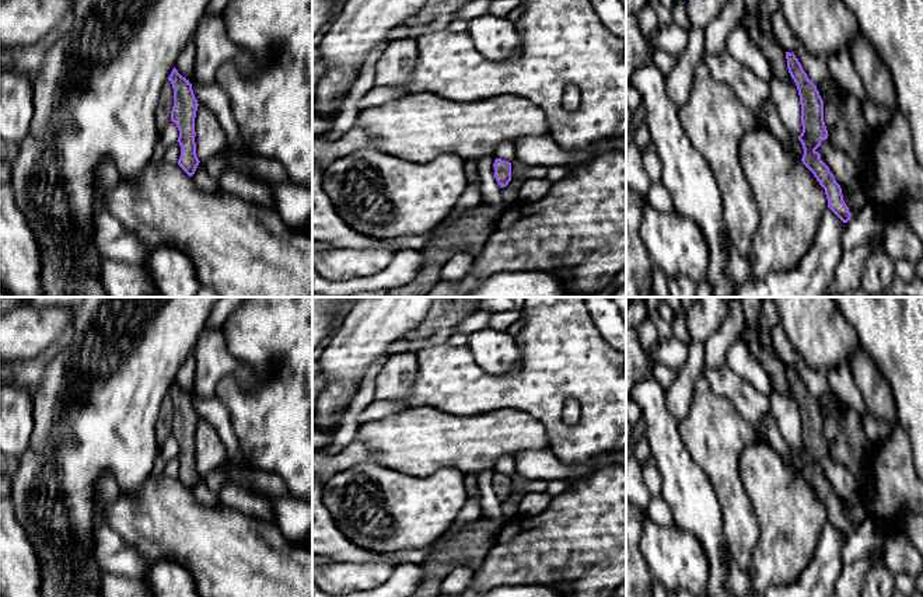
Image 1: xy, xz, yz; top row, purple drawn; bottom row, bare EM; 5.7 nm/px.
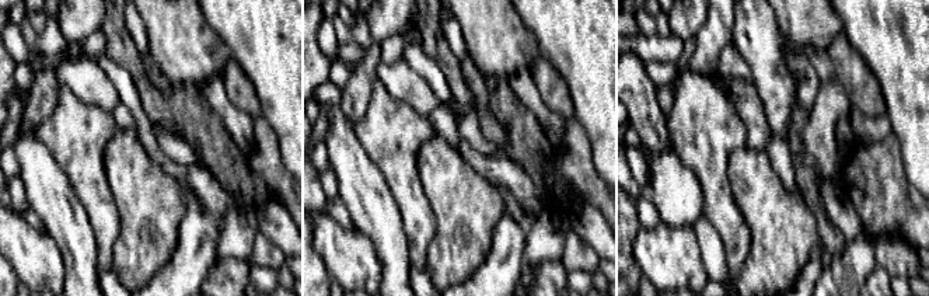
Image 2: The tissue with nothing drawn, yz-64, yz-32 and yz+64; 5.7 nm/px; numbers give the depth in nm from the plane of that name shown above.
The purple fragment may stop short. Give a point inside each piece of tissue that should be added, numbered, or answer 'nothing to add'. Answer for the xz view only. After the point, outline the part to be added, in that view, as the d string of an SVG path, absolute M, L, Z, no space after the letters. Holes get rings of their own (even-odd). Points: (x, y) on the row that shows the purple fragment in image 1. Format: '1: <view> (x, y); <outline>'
nothing to add

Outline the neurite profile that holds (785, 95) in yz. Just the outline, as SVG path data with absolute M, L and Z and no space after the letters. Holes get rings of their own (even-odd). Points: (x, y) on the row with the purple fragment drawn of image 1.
M772 71L769 88L770 102L776 107L782 122L794 137L798 137L803 132L801 105L794 80L782 80Z

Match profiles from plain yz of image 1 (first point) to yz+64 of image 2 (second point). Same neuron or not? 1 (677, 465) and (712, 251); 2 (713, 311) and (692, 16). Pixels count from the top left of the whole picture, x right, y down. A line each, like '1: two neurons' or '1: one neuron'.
1: two neurons
2: one neuron

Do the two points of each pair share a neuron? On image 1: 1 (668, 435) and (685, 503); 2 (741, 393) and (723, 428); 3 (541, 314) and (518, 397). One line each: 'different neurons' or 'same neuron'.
1: same neuron
2: different neurons
3: same neuron

